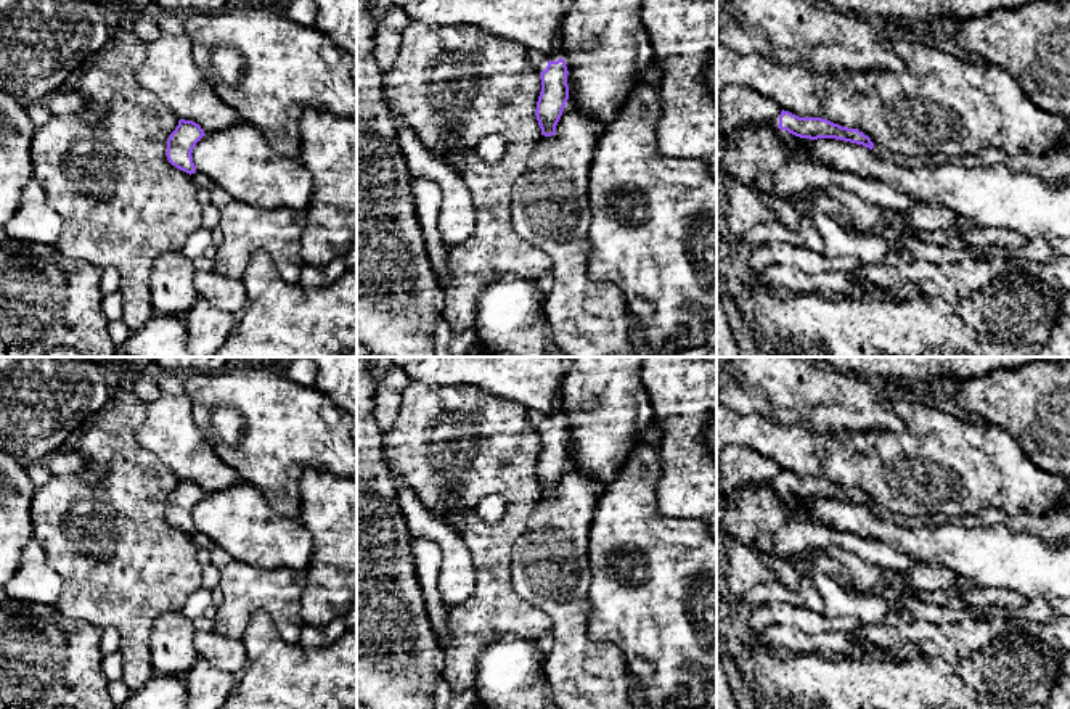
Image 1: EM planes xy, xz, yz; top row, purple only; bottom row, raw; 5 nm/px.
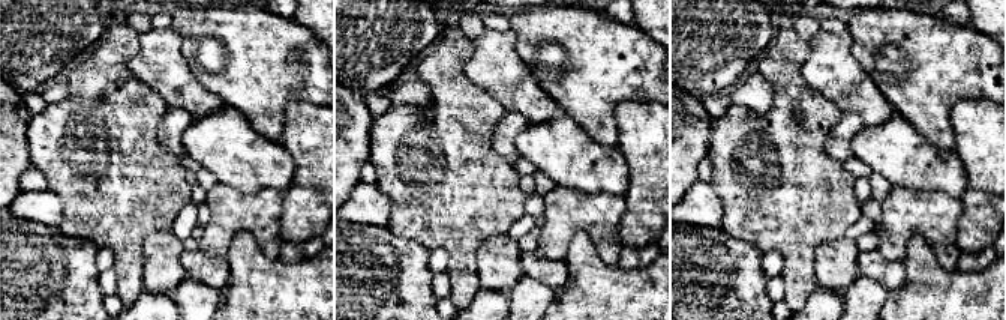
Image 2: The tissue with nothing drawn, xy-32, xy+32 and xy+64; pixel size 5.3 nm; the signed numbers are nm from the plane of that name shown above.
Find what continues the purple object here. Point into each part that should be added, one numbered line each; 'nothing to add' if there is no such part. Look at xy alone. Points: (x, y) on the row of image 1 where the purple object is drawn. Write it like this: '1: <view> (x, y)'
nothing to add

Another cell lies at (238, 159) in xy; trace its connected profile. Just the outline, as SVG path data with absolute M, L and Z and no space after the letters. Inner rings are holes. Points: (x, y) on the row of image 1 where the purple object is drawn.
M243 119L225 130L206 133L191 156L196 170L235 201L300 212L310 204L313 178L299 156L276 153L259 129Z

